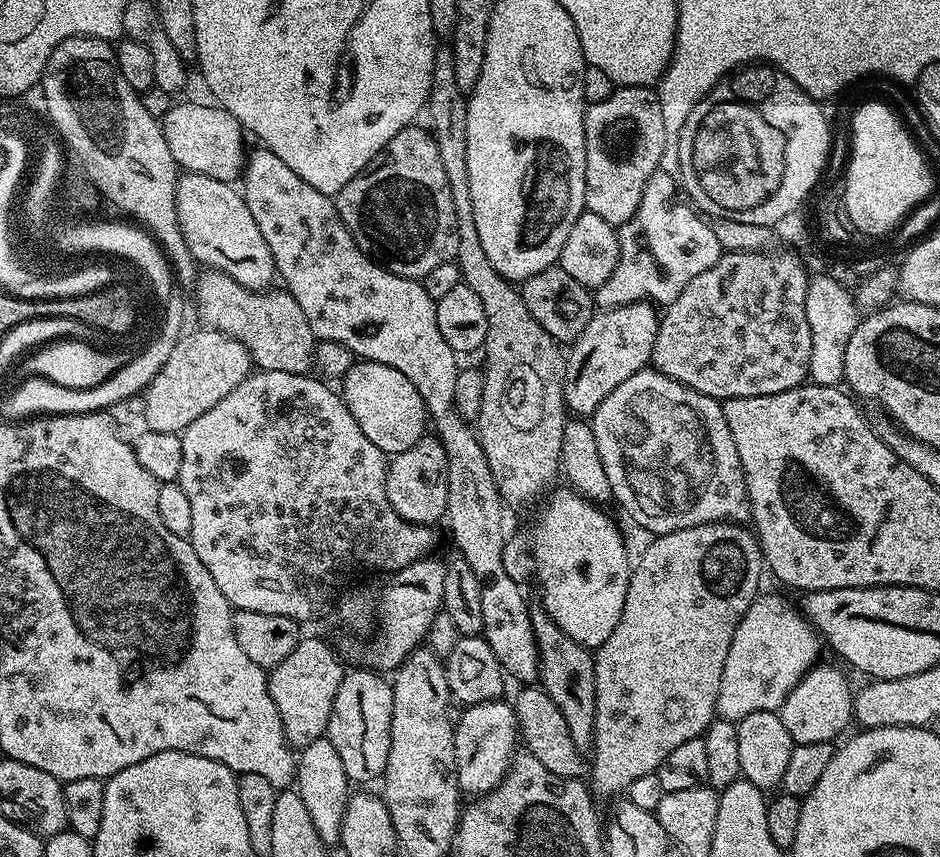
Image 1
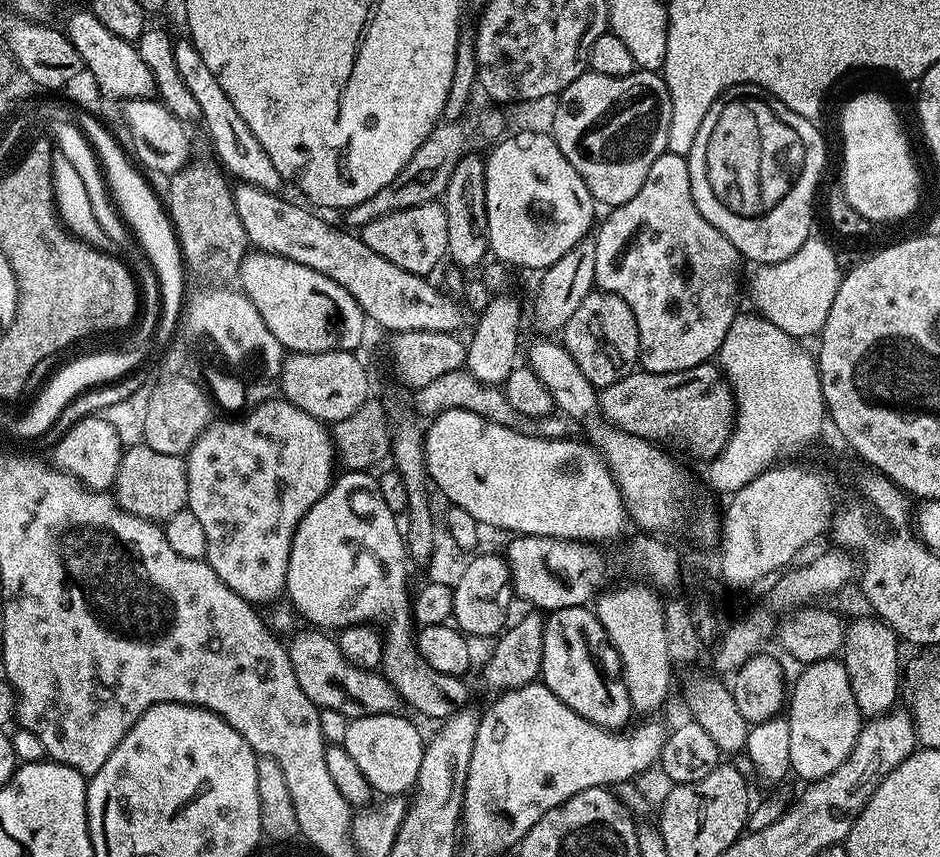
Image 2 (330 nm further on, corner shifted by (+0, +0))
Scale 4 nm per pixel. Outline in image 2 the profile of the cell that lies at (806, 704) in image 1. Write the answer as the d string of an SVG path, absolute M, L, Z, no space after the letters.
M833 658L805 664L799 669L800 677L796 685L791 685L790 695L786 700L786 719L790 726L790 762L792 772L800 775L804 782L821 780L826 774L834 774L842 762L854 750L854 742L860 733L862 717L858 710L858 702L854 702L854 690L850 690L850 674L846 670L843 659Z

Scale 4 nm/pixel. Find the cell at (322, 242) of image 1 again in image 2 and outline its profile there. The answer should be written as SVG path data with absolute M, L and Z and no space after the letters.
M177 39L174 43L174 63L178 65L178 74L182 74L190 94L194 94L194 98L198 102L200 120L202 125L204 124L205 130L208 131L208 140L212 143L213 150L216 151L215 159L225 173L234 178L237 176L235 178L237 181L253 184L267 192L279 193L282 178L278 174L278 170L274 170L274 166L270 162L270 154L266 154L266 150L262 150L258 138L254 138L254 134L250 134L250 126L246 126L246 122L242 122L242 118L238 118L238 110L234 110L234 102L230 102L230 98L226 98L226 90L222 90L218 78L214 78L214 73L206 67L202 54L198 54L191 39L183 39Z

